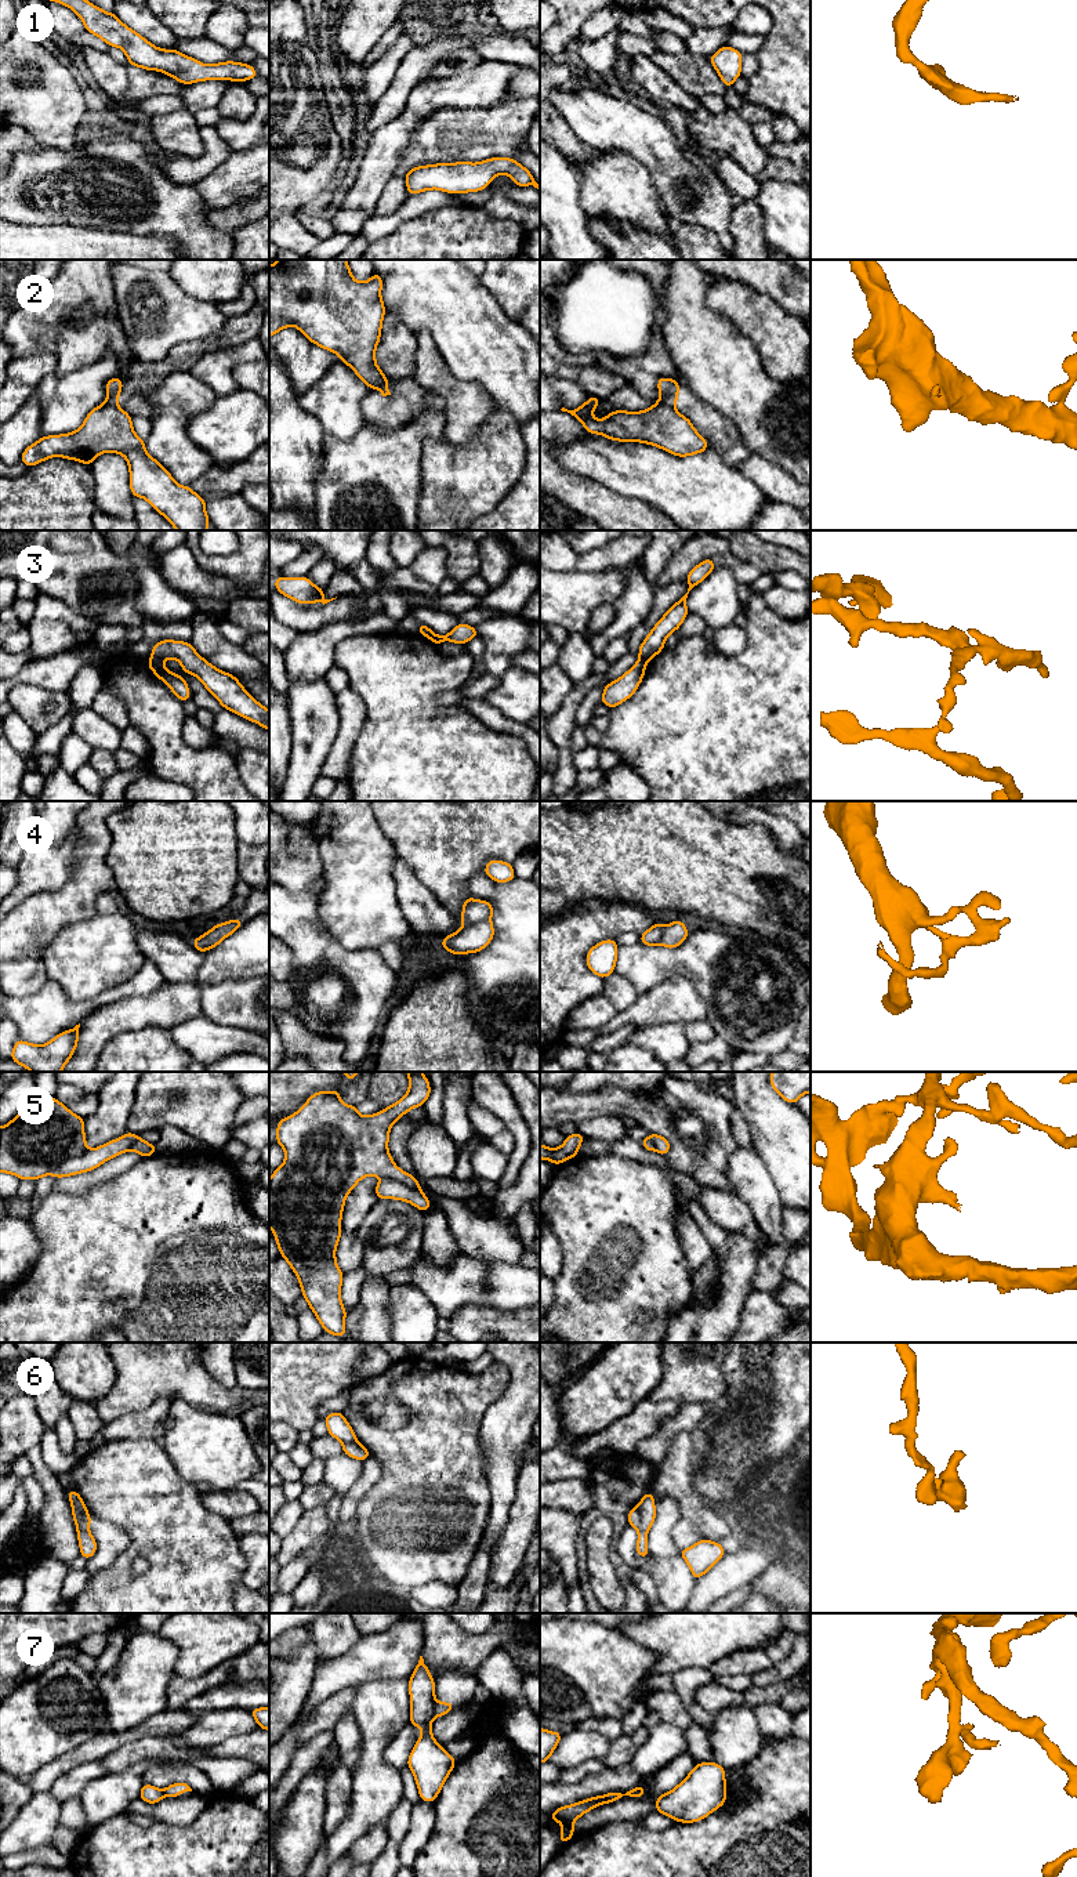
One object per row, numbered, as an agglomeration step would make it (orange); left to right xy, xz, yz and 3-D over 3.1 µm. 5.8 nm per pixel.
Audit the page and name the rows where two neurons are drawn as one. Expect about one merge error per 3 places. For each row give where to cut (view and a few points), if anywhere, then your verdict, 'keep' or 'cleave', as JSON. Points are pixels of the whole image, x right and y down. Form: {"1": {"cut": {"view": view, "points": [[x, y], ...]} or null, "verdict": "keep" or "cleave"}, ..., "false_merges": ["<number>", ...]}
{"1": {"cut": null, "verdict": "keep"}, "2": {"cut": {"view": "yz", "points": [[660, 399], [673, 409]]}, "verdict": "cleave"}, "3": {"cut": {"view": "xy", "points": [[152, 655], [160, 660]]}, "verdict": "cleave"}, "4": {"cut": {"view": "xz", "points": [[489, 920], [464, 923]]}, "verdict": "cleave"}, "5": {"cut": {"view": "xz", "points": [[384, 1177], [392, 1177], [417, 1189], [424, 1196]]}, "verdict": "cleave"}, "6": {"cut": {"view": "yz", "points": [[637, 1507], [639, 1515], [638, 1528]]}, "verdict": "cleave"}, "7": {"cut": {"view": "xz", "points": [[435, 1700], [434, 1716]]}, "verdict": "cleave"}, "false_merges": ["2", "3", "4", "5", "6", "7"]}

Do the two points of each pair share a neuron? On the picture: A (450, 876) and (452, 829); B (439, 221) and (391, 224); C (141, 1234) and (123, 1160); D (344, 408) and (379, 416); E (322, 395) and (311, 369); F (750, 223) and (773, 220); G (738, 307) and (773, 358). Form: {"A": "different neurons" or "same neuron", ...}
{"A": "same neuron", "B": "different neurons", "C": "different neurons", "D": "different neurons", "E": "different neurons", "F": "different neurons", "G": "same neuron"}

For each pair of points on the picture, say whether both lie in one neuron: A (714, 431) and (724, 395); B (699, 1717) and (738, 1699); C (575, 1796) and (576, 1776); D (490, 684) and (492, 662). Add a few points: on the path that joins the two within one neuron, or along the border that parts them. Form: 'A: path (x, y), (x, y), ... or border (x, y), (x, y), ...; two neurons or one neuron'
A: border (692, 392), (720, 410), (740, 435); two neurons
B: border (710, 1680), (696, 1691), (695, 1700), (713, 1714); two neurons
C: border (605, 1768), (573, 1783), (559, 1782); two neurons
D: border (485, 673), (499, 677); two neurons

